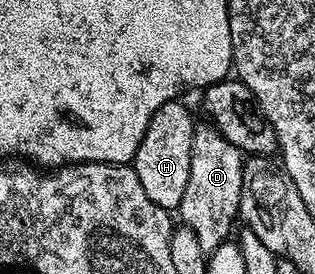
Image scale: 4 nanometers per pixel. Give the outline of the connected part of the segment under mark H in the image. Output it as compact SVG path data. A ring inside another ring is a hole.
M179 99L166 102L154 110L150 126L136 151L134 167L142 190L158 206L169 210L179 209L182 194L186 194L186 181L190 178L190 150L192 149L192 112Z

